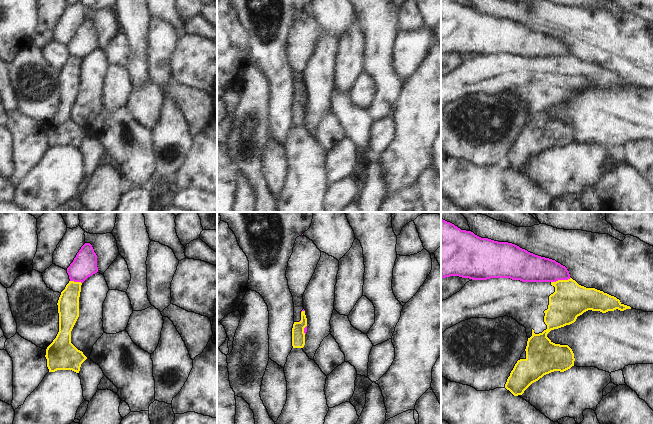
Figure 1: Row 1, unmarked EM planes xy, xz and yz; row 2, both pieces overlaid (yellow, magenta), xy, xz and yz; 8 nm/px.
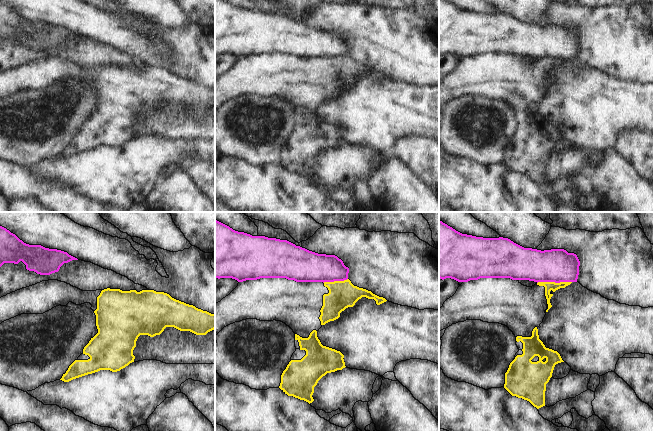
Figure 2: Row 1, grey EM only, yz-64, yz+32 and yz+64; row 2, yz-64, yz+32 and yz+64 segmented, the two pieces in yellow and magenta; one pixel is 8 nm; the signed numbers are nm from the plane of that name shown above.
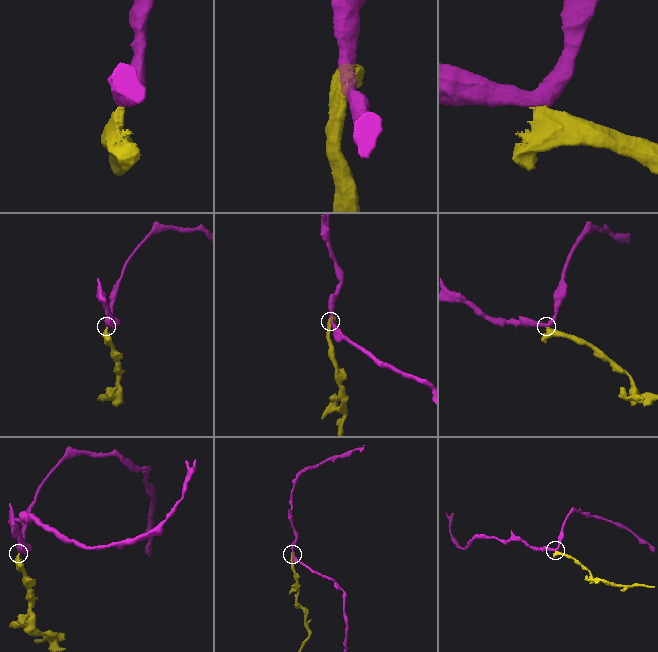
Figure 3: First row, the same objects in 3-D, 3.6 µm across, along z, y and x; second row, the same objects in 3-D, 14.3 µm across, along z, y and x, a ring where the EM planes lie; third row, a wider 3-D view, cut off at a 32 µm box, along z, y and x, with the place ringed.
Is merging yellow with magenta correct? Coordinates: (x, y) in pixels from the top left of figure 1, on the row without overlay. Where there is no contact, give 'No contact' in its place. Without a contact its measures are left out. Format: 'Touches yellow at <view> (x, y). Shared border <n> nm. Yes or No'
Touches yellow at yz (560, 56). Shared border 170 nm. No.

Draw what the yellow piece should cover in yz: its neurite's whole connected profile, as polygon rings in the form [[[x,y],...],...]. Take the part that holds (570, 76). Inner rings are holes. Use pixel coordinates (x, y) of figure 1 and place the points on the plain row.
[[[510,54],[472,56],[456,70],[441,77],[441,110],[448,104],[471,94],[495,95],[512,93],[526,104],[528,113],[526,134],[515,140],[505,164],[514,172],[524,167],[544,151],[554,147],[564,148],[574,142],[574,129],[568,121],[553,119],[547,110],[554,105],[574,99],[578,92],[588,86],[606,89],[631,85],[614,72],[595,64],[579,61],[572,54],[556,58],[522,58]]]

